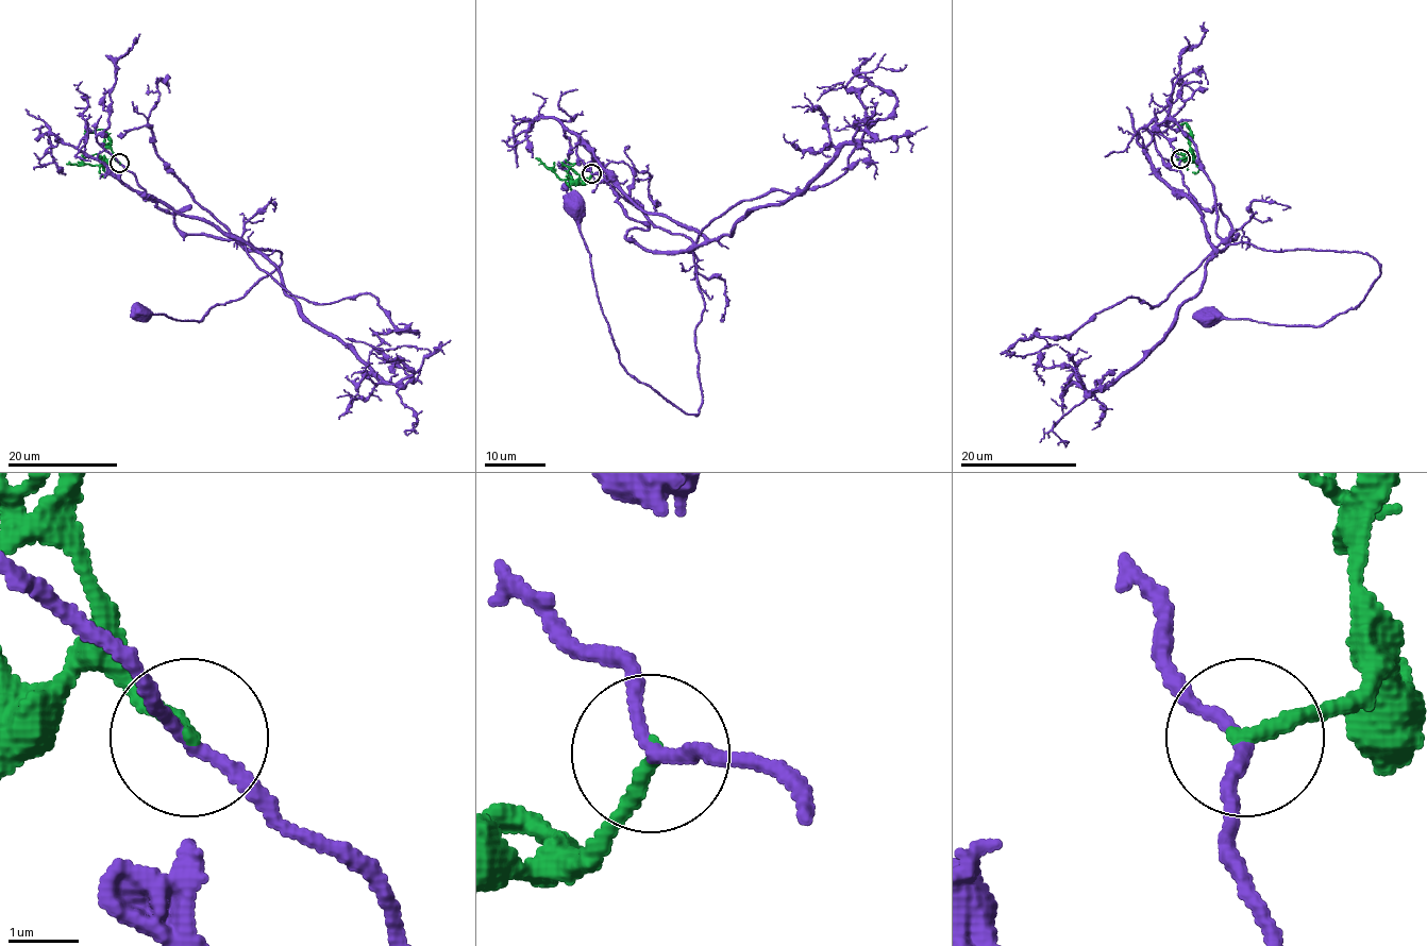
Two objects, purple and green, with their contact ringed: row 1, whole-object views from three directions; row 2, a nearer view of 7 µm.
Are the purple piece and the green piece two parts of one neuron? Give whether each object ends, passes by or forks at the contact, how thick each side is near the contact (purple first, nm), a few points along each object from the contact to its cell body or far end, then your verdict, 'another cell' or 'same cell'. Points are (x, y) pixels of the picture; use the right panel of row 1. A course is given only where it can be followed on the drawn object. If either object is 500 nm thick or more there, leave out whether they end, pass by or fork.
purple passes by | green ends | 170/220 nm | purple via (1180, 159), (1185, 192), (1215, 249), (1367, 253), (1380, 273), (1360, 305), (1320, 325), (1193, 316) | green via (1180, 159), (1189, 153), (1189, 129), (1186, 123), (1177, 128) | another cell

